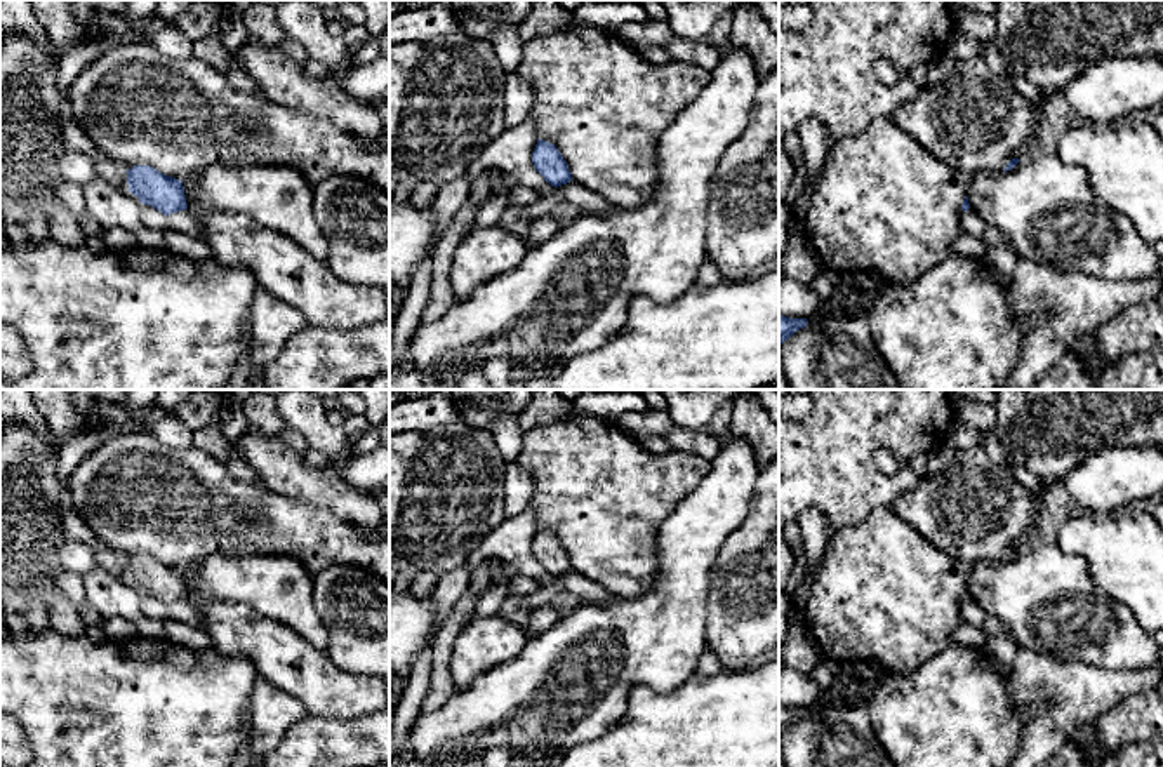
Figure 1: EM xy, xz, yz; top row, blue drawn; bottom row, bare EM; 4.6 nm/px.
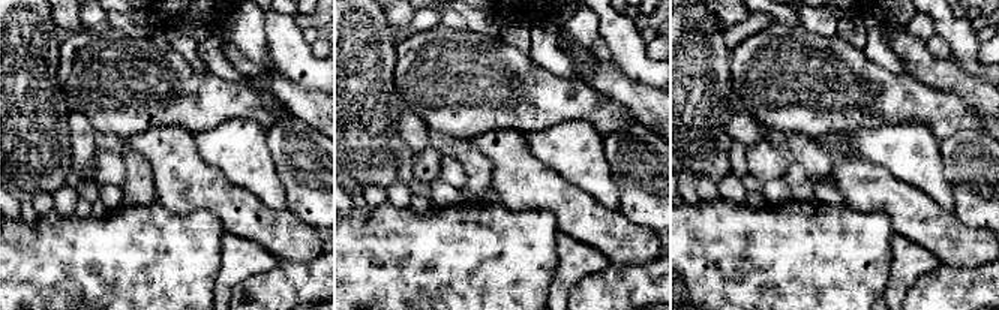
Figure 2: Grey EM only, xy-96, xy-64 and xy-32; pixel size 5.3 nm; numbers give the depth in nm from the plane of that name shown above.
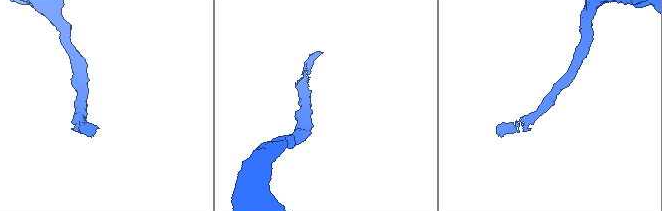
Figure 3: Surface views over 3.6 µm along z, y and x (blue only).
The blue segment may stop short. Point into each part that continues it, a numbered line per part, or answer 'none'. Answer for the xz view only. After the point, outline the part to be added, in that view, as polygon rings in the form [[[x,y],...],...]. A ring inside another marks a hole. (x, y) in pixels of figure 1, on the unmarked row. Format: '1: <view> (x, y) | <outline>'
1: xz (590, 592) | [[[574,570],[555,577],[555,581],[586,604],[603,604],[608,598],[603,586]]]

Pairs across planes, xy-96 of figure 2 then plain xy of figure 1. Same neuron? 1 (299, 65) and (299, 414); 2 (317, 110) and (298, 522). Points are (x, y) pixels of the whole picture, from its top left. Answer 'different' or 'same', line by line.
1: same
2: different

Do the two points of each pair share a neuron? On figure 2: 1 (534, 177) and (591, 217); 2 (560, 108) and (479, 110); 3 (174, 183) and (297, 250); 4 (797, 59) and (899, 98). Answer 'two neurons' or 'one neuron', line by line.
1: one neuron
2: one neuron
3: one neuron
4: one neuron

